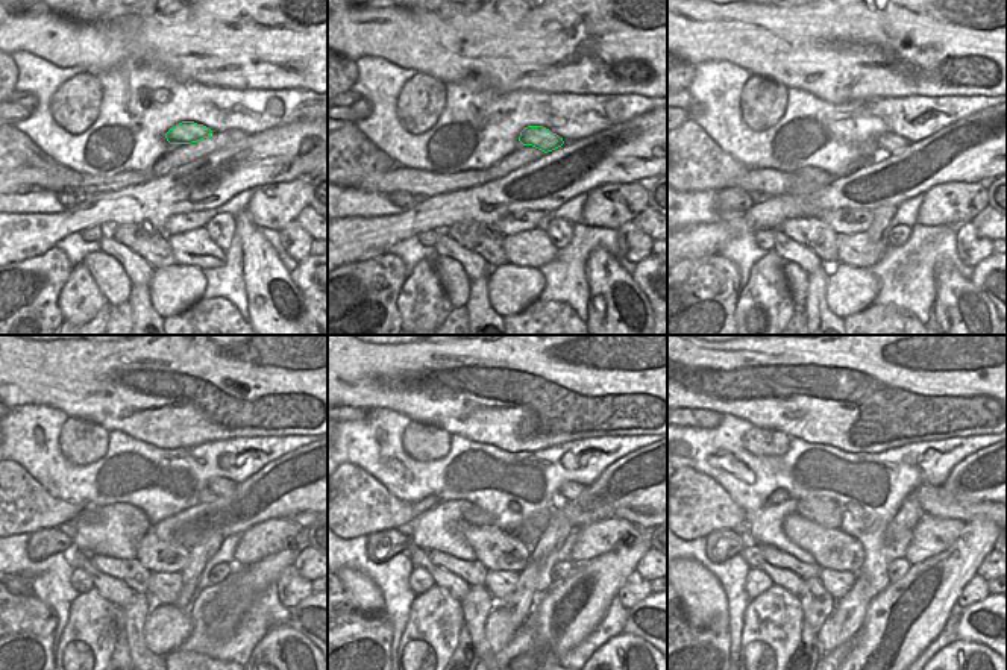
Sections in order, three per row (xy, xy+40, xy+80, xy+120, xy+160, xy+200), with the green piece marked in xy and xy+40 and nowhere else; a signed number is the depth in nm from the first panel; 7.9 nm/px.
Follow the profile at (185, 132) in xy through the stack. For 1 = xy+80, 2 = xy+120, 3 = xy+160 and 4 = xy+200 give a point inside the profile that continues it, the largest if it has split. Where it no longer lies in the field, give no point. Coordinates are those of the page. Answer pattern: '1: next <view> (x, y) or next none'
1: next xy+80 (890, 143)
2: next xy+120 (222, 487)
3: next xy+160 (570, 490)
4: next xy+200 (934, 500)

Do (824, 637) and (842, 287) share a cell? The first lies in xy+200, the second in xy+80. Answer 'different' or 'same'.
same

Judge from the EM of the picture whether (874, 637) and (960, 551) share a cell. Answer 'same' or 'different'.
same

